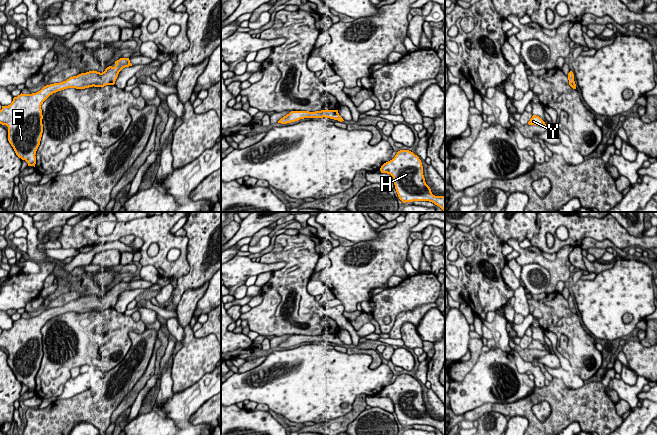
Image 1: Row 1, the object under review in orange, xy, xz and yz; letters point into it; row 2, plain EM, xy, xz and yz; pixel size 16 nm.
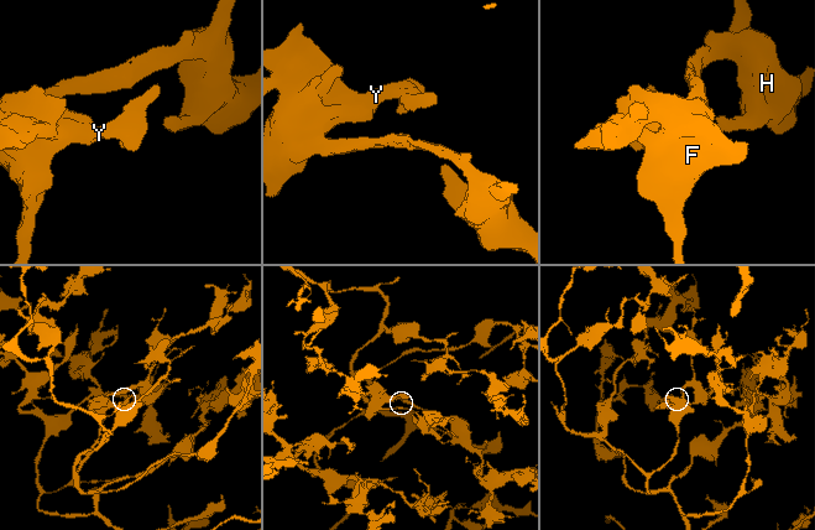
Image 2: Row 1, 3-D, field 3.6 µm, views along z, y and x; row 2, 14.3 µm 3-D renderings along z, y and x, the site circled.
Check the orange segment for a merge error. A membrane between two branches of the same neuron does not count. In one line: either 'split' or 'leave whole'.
leave whole

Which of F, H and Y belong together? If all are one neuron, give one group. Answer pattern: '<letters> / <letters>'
F H Y

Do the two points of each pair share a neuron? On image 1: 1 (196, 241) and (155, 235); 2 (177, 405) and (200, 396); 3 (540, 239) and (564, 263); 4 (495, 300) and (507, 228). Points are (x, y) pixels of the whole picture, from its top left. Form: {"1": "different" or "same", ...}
{"1": "different", "2": "same", "3": "different", "4": "different"}

